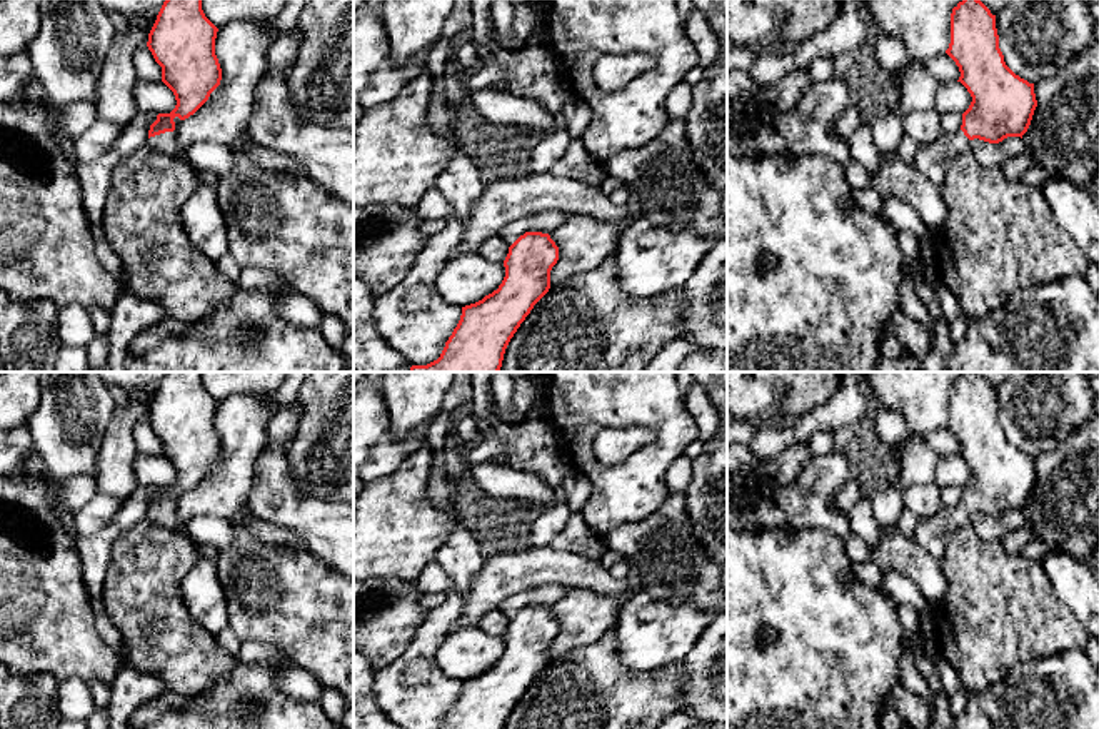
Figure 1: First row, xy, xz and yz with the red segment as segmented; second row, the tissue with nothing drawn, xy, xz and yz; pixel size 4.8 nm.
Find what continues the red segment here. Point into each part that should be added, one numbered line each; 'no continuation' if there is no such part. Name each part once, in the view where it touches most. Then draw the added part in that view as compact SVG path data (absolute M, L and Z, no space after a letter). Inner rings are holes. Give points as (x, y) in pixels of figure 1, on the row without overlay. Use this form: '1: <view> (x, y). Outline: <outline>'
1: xy (165, 516). Outline: M165 505L155 510L150 510L147 515L152 522L168 527L178 534L188 534L187 522L183 522L173 505Z

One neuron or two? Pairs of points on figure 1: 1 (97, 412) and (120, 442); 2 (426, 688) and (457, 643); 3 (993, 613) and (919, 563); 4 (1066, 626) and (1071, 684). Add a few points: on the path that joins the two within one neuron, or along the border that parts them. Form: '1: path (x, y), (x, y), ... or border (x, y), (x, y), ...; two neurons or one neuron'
1: border (117, 406), (107, 426), (97, 462); two neurons
2: border (449, 629), (439, 648), (437, 664), (461, 681); two neurons
3: border (938, 563), (948, 593), (934, 609); two neurons
4: border (1081, 648), (1068, 648), (1031, 661); two neurons

